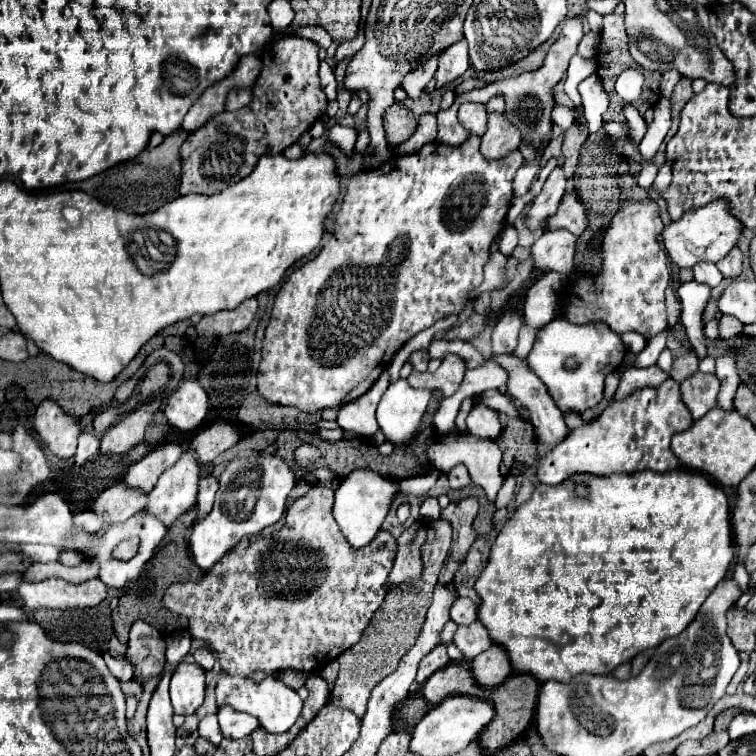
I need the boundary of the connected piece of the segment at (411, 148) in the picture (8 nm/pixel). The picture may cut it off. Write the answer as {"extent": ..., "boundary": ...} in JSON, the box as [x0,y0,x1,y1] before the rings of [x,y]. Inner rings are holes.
{"extent":[394,112,438,156],"boundary":[[[426,112],[426,114],[420,116],[418,128],[416,128],[414,136],[408,142],[404,142],[395,147],[394,152],[396,154],[402,154],[402,156],[413,154],[416,150],[420,150],[426,142],[436,140],[436,134],[438,134],[438,130],[436,130],[436,114]]]}

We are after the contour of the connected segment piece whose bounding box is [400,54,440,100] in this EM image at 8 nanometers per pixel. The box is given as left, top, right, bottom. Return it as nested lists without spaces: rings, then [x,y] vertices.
[[[434,54],[432,58],[428,58],[428,62],[424,62],[424,66],[420,66],[418,70],[412,70],[410,74],[404,76],[400,86],[408,92],[408,96],[412,100],[416,100],[422,94],[424,86],[434,78],[436,68],[438,68],[438,60],[440,60],[440,54]]]

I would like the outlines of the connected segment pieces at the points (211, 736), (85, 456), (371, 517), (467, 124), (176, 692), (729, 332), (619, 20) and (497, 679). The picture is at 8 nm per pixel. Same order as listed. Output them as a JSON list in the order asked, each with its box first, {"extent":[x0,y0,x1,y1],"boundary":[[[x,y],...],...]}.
[{"extent":[200,716,222,744],"boundary":[[[206,716],[200,720],[200,736],[212,744],[220,744],[222,740],[222,732],[218,726],[218,718],[216,716]]]},{"extent":[76,432,100,464],"boundary":[[[82,432],[78,438],[78,450],[76,450],[76,464],[84,464],[86,460],[92,460],[100,452],[100,438],[96,438],[90,432]]]},{"extent":[332,470,398,548],"boundary":[[[354,470],[346,478],[340,480],[336,494],[334,494],[334,508],[332,514],[336,518],[336,524],[340,532],[346,536],[352,548],[364,548],[368,542],[378,534],[386,514],[388,506],[392,504],[394,494],[398,492],[398,484],[390,478],[384,478],[372,470]]]},{"extent":[458,102,486,136],"boundary":[[[464,102],[458,108],[458,120],[460,124],[470,132],[470,134],[478,134],[482,136],[486,130],[486,112],[482,104],[474,104],[474,102]]]},{"extent":[170,662,206,714],"boundary":[[[180,662],[172,674],[170,682],[170,698],[176,714],[194,714],[204,700],[206,688],[204,670],[198,664]]]},{"extent":[718,314,744,340],"boundary":[[[722,314],[722,316],[718,318],[718,334],[720,334],[722,340],[728,340],[728,338],[732,338],[732,336],[736,336],[736,334],[742,334],[742,328],[744,328],[744,324],[740,324],[740,322],[738,322],[736,318],[732,318],[732,316]]]},{"extent":[596,4,640,96],"boundary":[[[618,4],[612,14],[604,16],[604,30],[596,52],[596,60],[598,60],[598,76],[610,96],[614,96],[614,82],[618,74],[622,74],[628,68],[640,68],[636,66],[636,62],[632,62],[632,56],[628,52],[628,36],[624,30],[622,4]]]},{"extent":[472,644,512,686],"boundary":[[[492,644],[486,652],[472,660],[472,674],[482,686],[498,686],[512,674],[512,662],[502,646]]]}]

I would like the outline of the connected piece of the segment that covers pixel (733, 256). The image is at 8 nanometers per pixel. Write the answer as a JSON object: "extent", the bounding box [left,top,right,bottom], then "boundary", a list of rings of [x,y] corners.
{"extent":[716,248,744,278],"boundary":[[[732,248],[716,266],[722,272],[724,278],[734,278],[742,274],[742,264],[744,264],[744,254],[740,248]]]}

